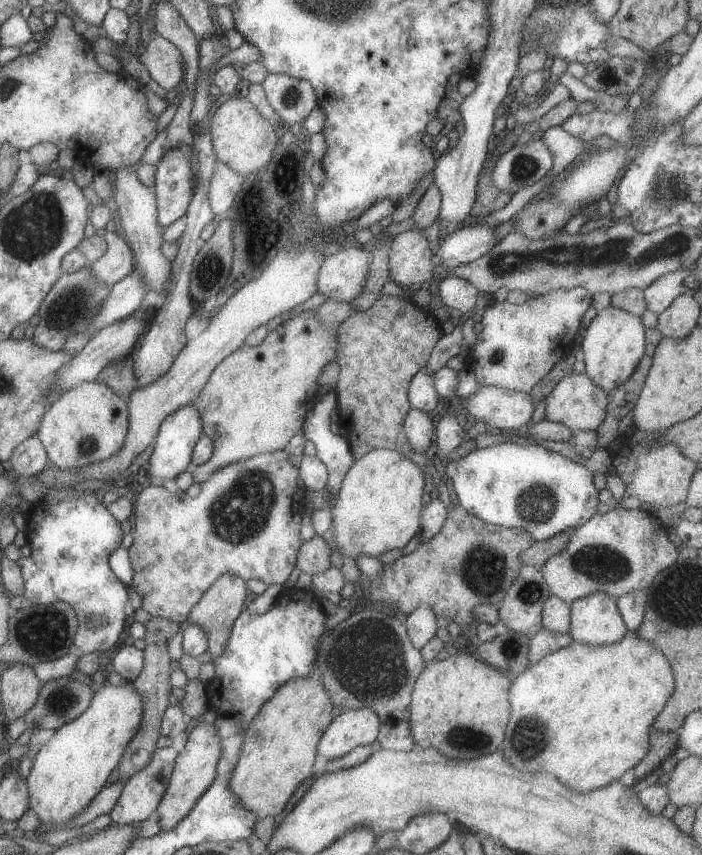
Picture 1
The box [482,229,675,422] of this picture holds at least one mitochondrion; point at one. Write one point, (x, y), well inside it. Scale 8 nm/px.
(499, 355)

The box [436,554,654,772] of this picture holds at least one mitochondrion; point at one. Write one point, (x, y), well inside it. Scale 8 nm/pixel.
(532, 734)

